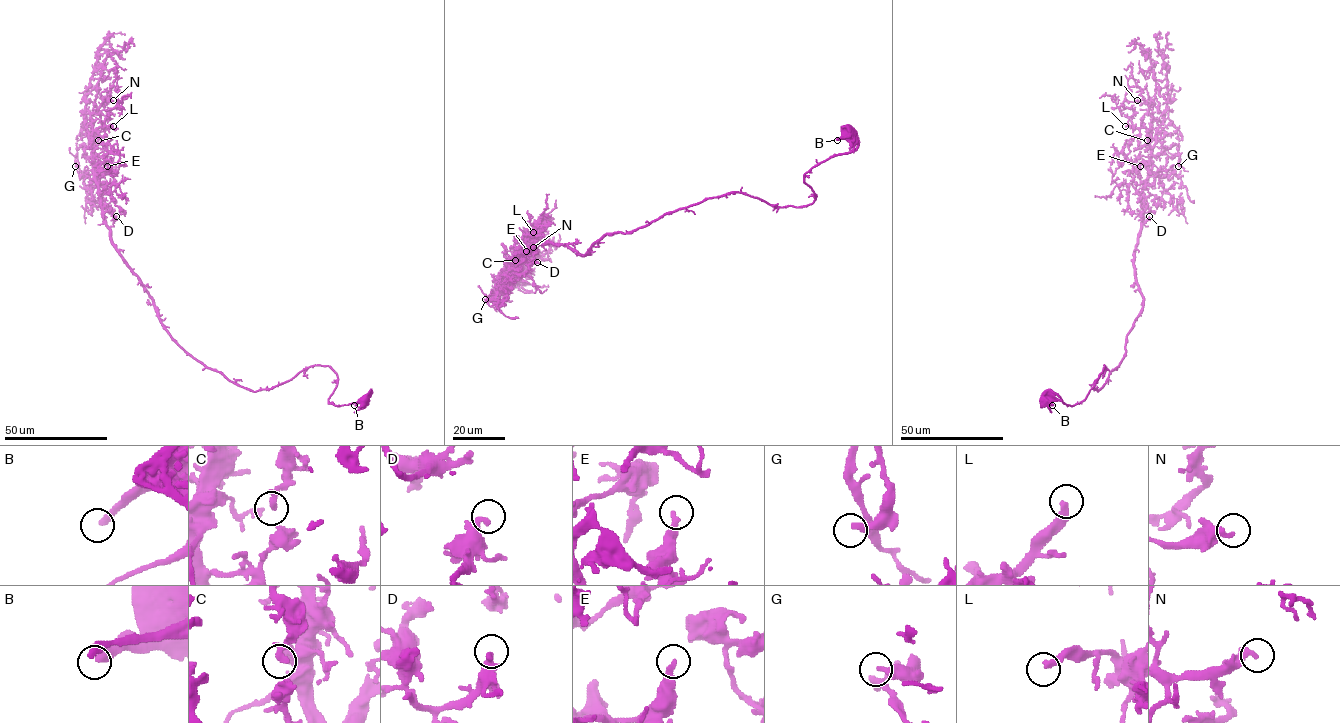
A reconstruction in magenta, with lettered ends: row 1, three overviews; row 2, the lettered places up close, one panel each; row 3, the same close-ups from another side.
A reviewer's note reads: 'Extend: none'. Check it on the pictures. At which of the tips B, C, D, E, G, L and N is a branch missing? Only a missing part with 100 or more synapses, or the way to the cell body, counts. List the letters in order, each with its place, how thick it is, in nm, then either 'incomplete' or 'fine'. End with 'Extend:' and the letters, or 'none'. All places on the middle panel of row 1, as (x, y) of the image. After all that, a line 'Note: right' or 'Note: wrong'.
B: (837, 140) | 360 nm | fine
C: (515, 260) | 280 nm | fine
D: (537, 262) | 360 nm | fine
E: (526, 251) | 240 nm | fine
G: (485, 299) | 280 nm | fine
L: (533, 232) | 320 nm | incomplete
N: (533, 247) | 320 nm | fine
Extend: L
Note: wrong

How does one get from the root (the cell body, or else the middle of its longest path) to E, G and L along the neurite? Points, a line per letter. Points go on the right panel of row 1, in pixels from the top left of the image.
E: (1044, 400), (1081, 402), (1104, 365), (1097, 391), (1123, 358), (1143, 305), (1134, 265), (1140, 166)
G: (1044, 400), (1079, 403), (1121, 362), (1143, 305), (1134, 250), (1157, 137), (1179, 146), (1178, 166)
L: (1044, 400), (1081, 402), (1104, 365), (1099, 389), (1143, 305), (1134, 250), (1149, 132), (1125, 126)

